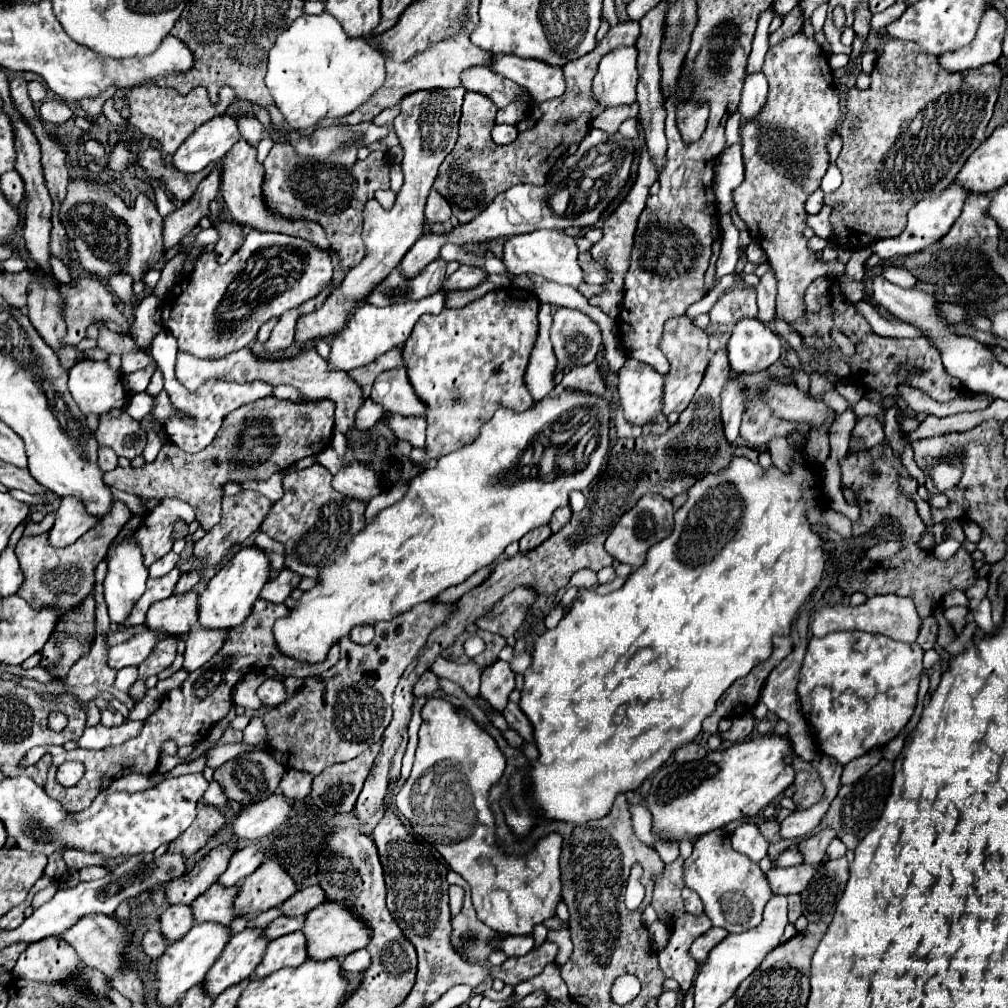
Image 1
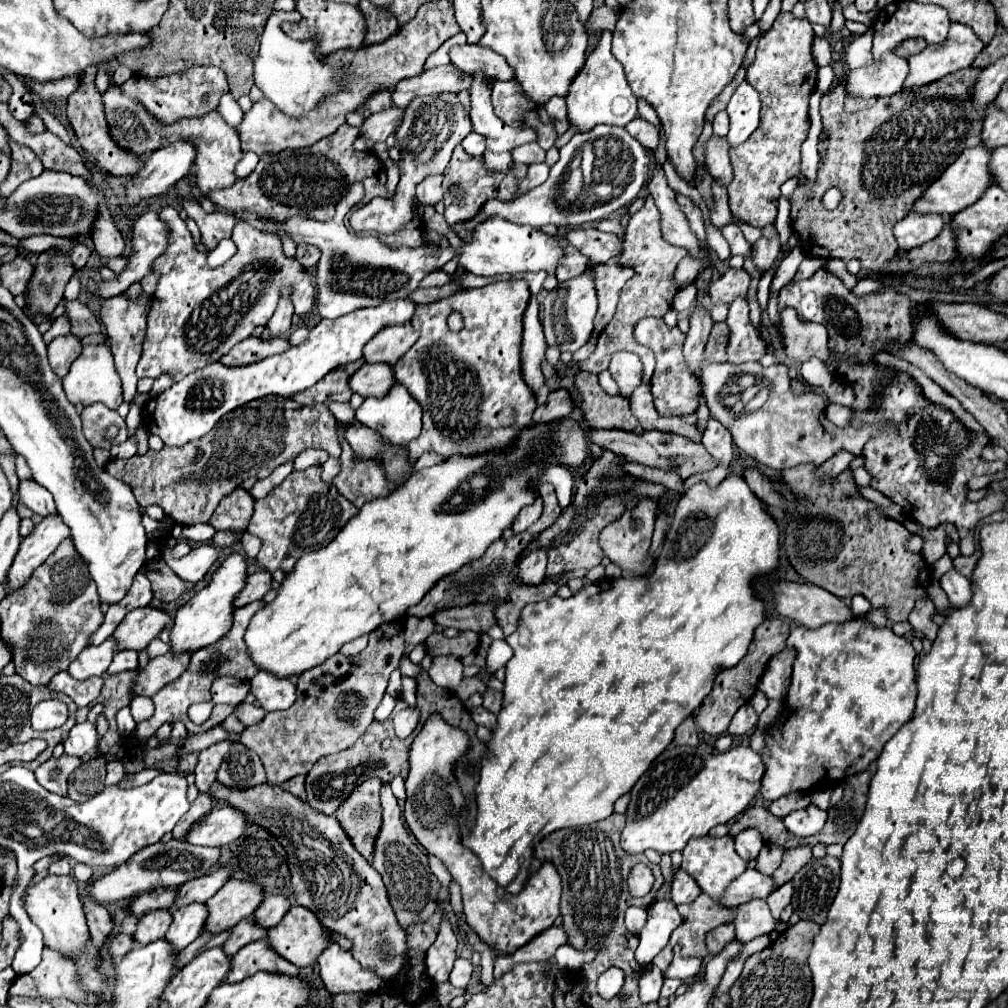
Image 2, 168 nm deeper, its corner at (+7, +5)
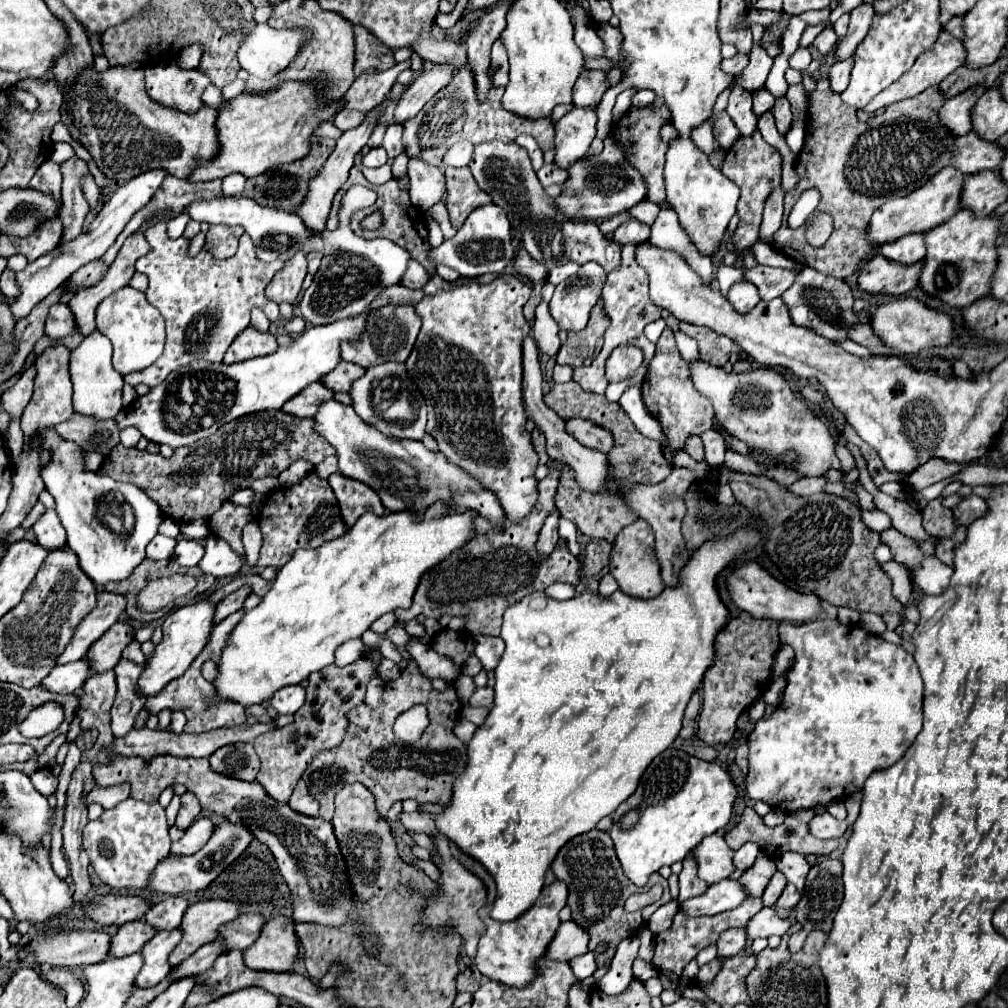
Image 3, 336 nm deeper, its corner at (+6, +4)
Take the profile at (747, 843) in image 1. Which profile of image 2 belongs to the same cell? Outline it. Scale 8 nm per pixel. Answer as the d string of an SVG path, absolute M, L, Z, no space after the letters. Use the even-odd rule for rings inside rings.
M745 829L743 833L739 833L735 837L735 849L745 861L755 859L759 855L761 847L763 847L763 841L761 841L761 833L757 829Z

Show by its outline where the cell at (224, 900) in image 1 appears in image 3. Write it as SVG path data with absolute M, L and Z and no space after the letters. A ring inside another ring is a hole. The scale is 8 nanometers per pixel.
M180 928L156 932L156 936L142 948L144 968L140 970L140 974L136 978L136 986L154 988L160 980L164 980L168 976L168 972L172 970L172 966L168 962L168 954L172 954L172 950L176 948L176 942L180 942L180 938L182 938Z

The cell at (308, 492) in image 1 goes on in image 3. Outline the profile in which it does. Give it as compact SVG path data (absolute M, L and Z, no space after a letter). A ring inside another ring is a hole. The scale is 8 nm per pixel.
M316 472L308 474L300 484L278 488L272 494L268 494L260 508L258 522L264 536L258 560L260 568L266 566L282 568L298 548L318 548L324 542L334 540L346 532L346 524L340 518L336 496L330 484L322 480ZM310 518L320 518L320 520L310 520Z

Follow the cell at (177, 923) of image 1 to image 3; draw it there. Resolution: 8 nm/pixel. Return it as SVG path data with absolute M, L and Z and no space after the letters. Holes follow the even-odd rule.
M134 920L134 922L122 924L112 938L110 954L120 958L120 956L140 952L144 948L144 942L148 942L148 938L152 938L152 934L156 934L156 932L144 920Z

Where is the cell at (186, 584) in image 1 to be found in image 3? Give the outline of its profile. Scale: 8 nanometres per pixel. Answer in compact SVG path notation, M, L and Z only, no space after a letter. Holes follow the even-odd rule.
M210 536L204 542L204 546L206 546L204 558L198 562L198 568L204 574L220 578L220 576L232 576L242 568L242 558L236 552L232 552L232 548L224 540Z

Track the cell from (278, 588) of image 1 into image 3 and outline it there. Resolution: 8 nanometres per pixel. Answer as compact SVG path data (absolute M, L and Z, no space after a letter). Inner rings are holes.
M244 584L242 588L238 588L236 592L232 592L232 594L228 594L226 598L222 598L220 602L218 602L218 606L216 606L216 624L218 622L222 622L226 616L230 616L232 612L236 612L236 610L240 610L242 606L244 606L244 600L248 598L248 594L252 592L252 588L248 586L248 584Z

